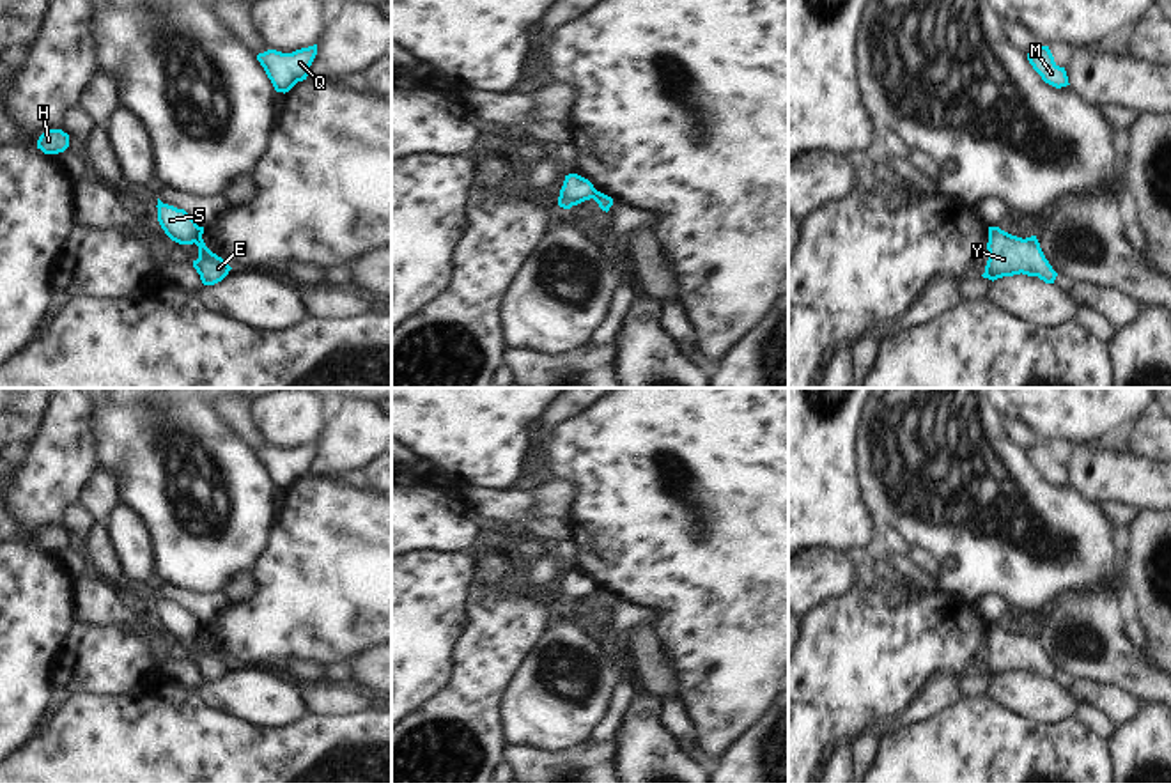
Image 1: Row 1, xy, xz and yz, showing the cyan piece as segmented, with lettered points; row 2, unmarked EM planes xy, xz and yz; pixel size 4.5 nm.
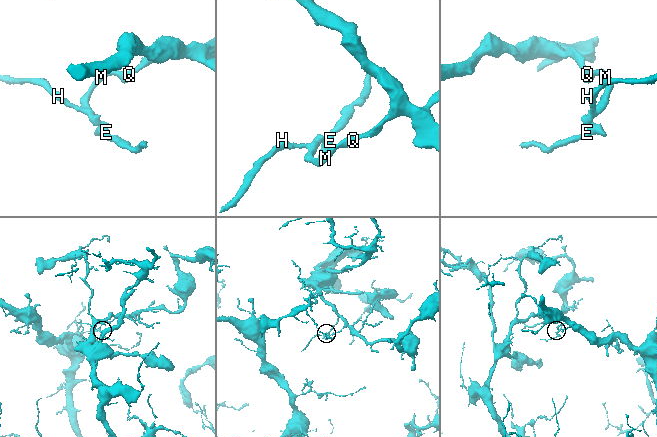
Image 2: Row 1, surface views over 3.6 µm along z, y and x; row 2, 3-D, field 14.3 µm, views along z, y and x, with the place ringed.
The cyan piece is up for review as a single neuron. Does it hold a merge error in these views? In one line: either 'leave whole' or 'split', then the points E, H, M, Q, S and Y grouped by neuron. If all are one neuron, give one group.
split | E Y / H M Q S

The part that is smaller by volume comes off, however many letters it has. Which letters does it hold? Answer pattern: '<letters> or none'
E, Y

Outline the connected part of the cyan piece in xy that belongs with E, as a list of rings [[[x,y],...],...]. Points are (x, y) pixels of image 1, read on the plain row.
[[[200,624],[198,634],[195,636],[198,655],[193,657],[193,664],[200,671],[204,682],[214,682],[221,678],[232,664],[206,643],[202,631],[204,624]]]

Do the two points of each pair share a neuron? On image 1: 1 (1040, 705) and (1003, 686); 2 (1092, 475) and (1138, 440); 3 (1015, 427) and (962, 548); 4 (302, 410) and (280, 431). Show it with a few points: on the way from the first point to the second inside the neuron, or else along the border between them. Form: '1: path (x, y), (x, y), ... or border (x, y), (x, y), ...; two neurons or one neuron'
1: path (1031, 697), (1012, 691); one neuron
2: border (1125, 447), (1152, 461); two neurons
3: border (1000, 415), (1003, 431), (1026, 452); two neurons
4: path (296, 415), (286, 426); one neuron

